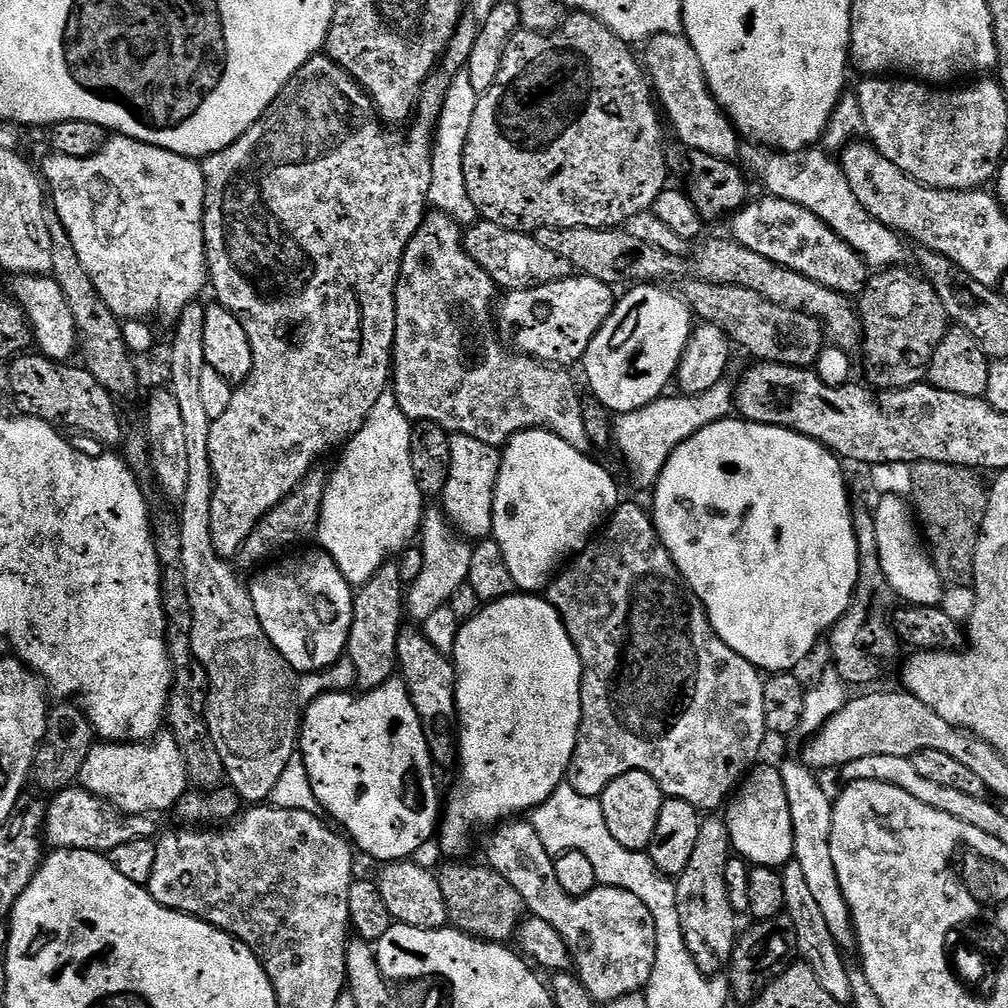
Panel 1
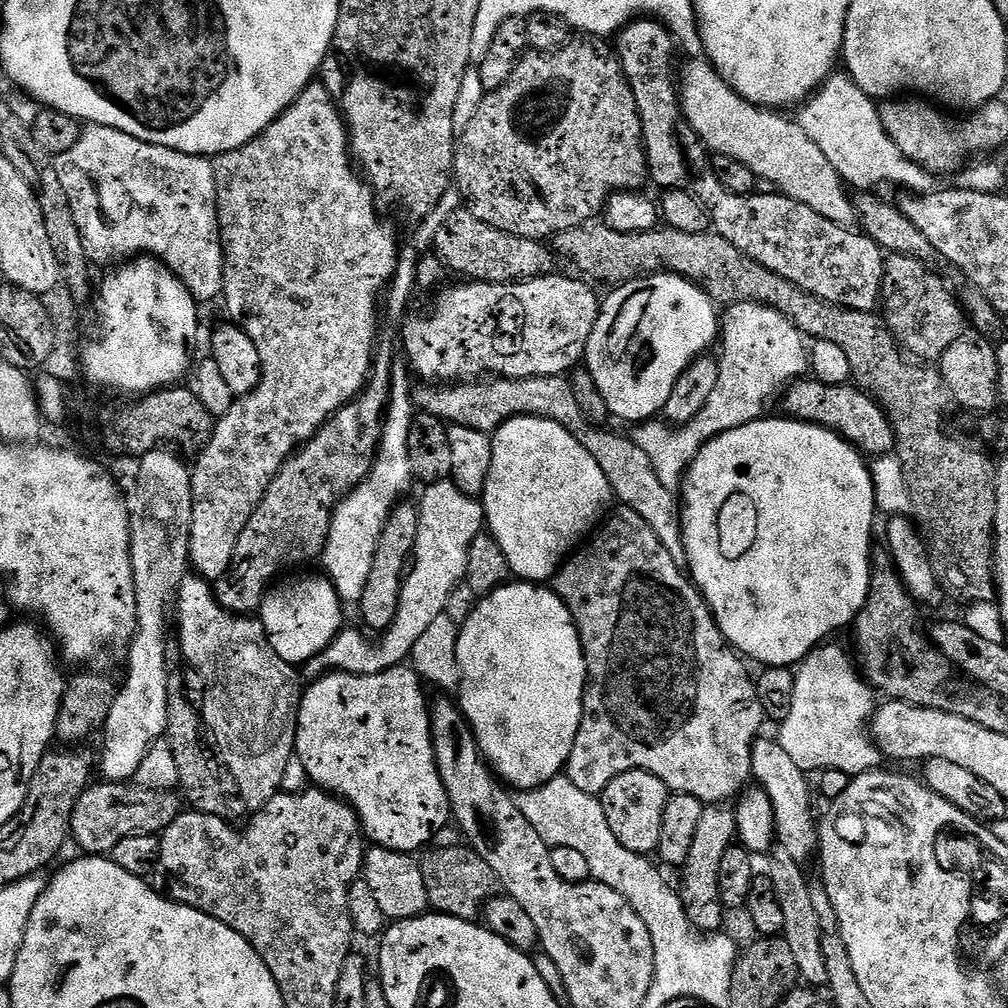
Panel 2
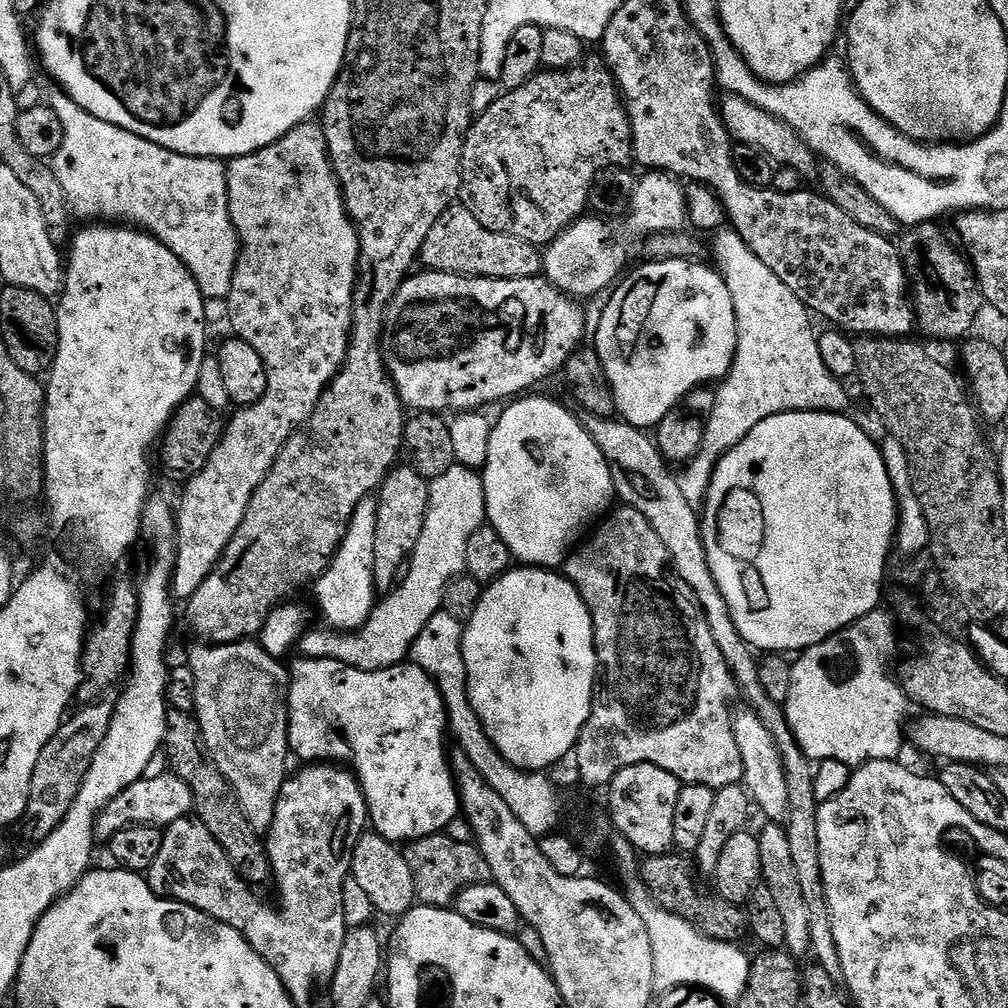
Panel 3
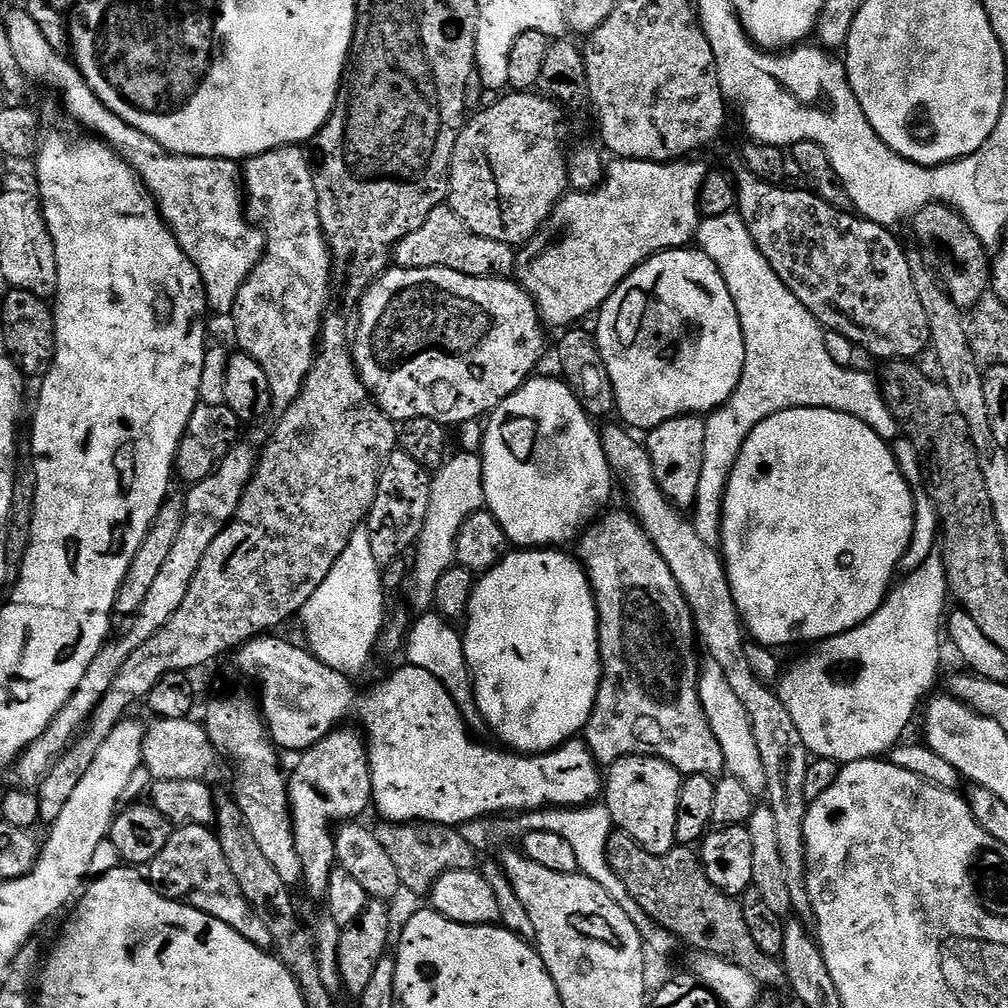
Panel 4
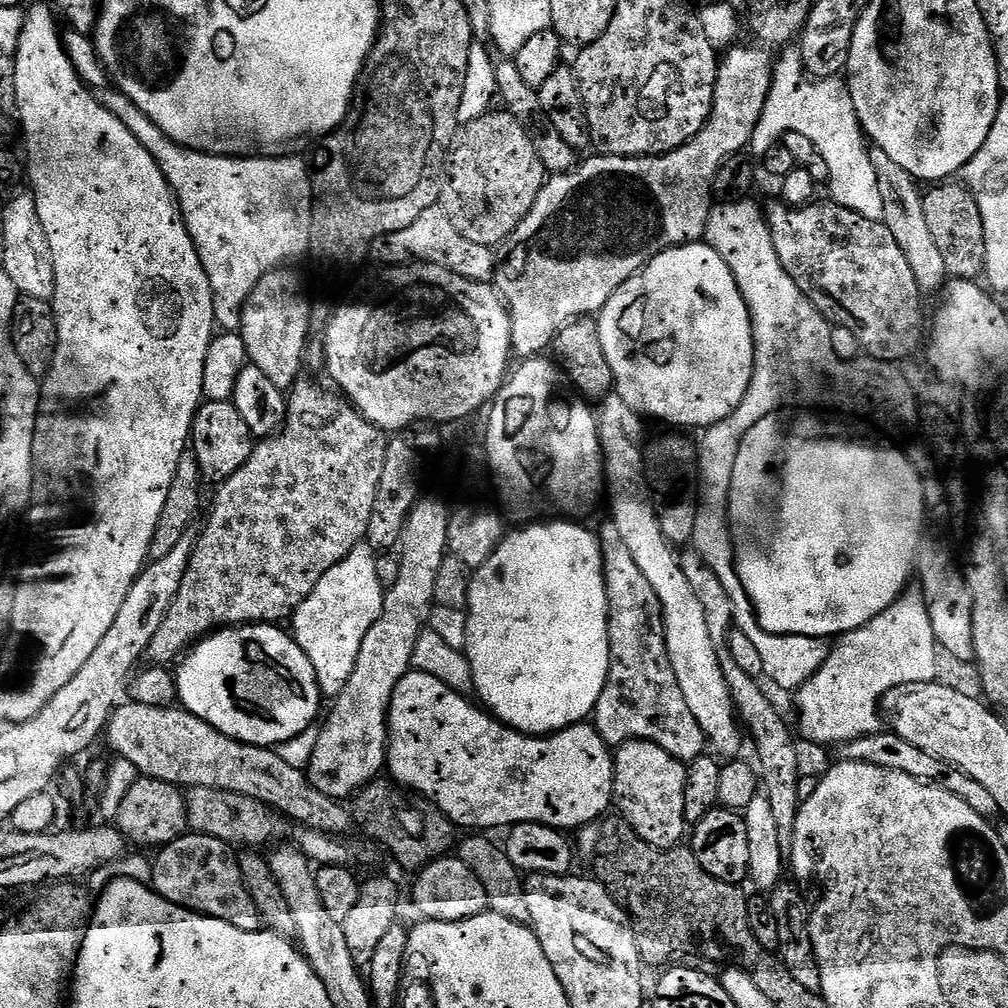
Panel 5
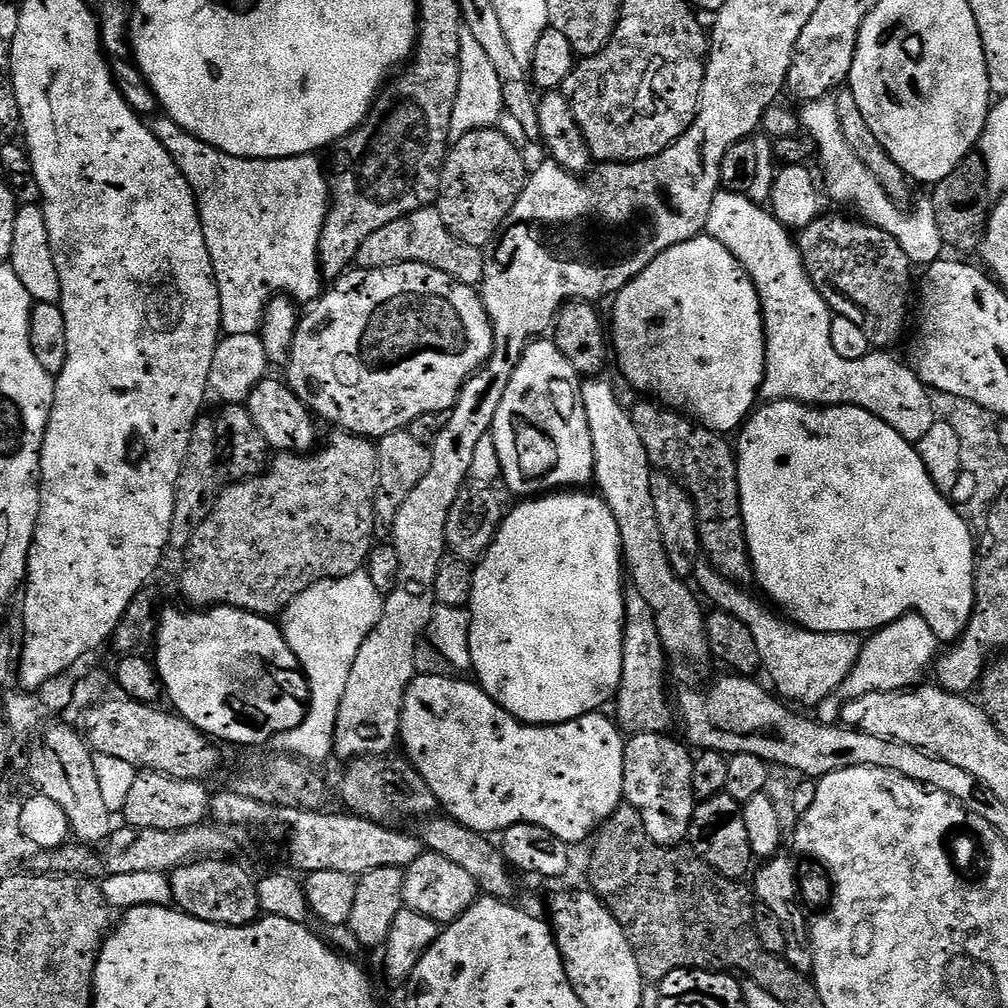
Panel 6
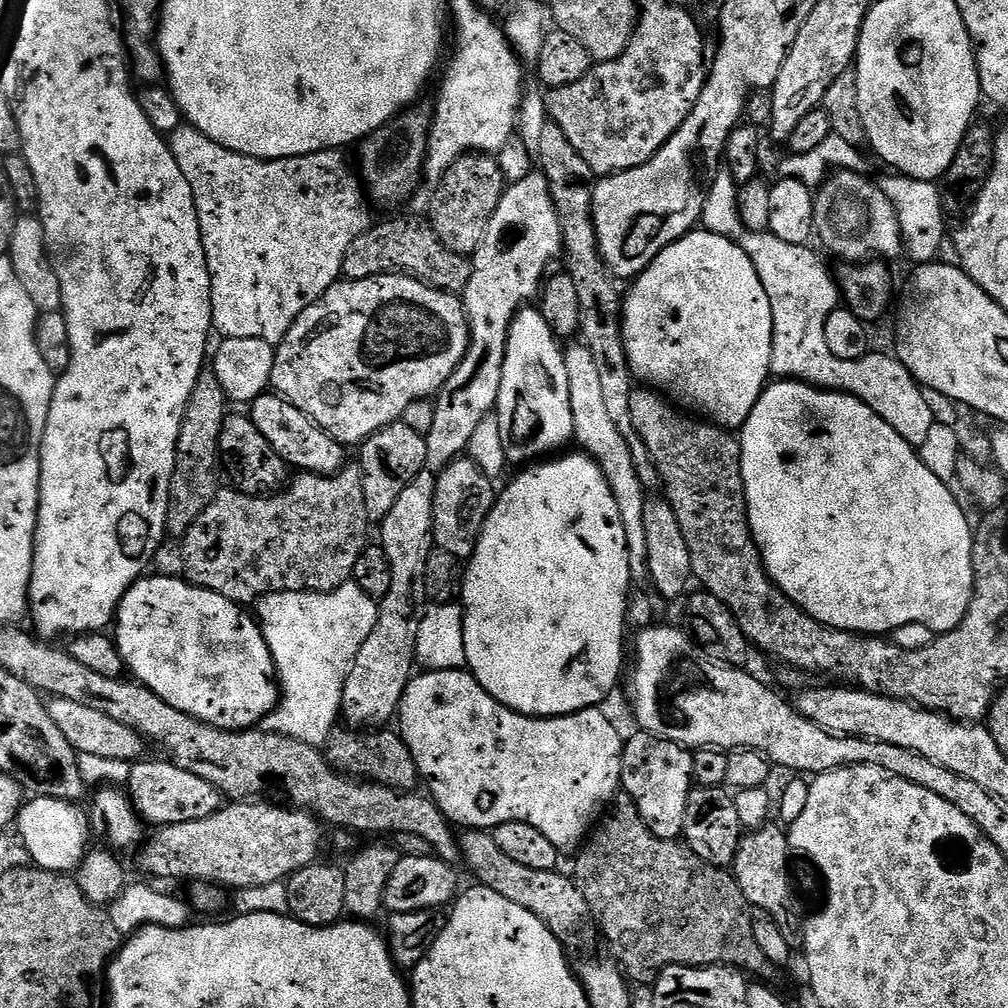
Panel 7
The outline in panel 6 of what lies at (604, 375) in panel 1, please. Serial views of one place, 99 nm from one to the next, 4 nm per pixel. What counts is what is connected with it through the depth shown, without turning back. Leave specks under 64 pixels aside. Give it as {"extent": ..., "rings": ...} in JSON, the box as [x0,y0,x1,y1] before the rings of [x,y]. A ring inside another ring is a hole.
{"extent":[610,234,764,434],"rings":[[[701,234],[692,240],[682,242],[654,258],[646,270],[642,270],[622,291],[615,293],[616,309],[612,312],[612,324],[610,320],[610,340],[614,345],[614,360],[620,363],[624,376],[640,392],[649,392],[653,401],[659,402],[665,408],[671,408],[693,420],[697,424],[704,425],[712,432],[721,434],[735,433],[752,415],[758,404],[760,396],[760,384],[764,380],[764,315],[760,309],[760,299],[756,293],[754,282],[746,274],[746,270],[718,242],[714,237]]]}

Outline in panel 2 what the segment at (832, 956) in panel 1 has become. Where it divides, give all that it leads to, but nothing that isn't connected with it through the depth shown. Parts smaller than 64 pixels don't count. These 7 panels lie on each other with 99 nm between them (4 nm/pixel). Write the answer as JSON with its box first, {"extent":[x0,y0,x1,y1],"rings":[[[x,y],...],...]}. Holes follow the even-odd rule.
{"extent":[766,847,827,986],"rings":[[[773,847],[770,852],[771,856],[772,865],[766,868],[766,874],[772,879],[772,885],[778,894],[778,902],[782,906],[782,918],[784,919],[782,935],[786,942],[790,942],[790,950],[794,950],[800,980],[808,986],[827,985],[826,962],[822,958],[822,938],[818,926],[818,914],[814,914],[814,902],[810,902],[809,877],[804,877],[805,869],[798,862],[794,862],[794,858],[790,858],[790,854],[786,854],[784,848]]]}

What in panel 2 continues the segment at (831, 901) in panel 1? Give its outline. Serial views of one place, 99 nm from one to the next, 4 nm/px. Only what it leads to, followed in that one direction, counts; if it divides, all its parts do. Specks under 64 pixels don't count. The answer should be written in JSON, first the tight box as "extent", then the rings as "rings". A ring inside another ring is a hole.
{"extent":[752,739,820,866],"rings":[[[757,739],[752,746],[752,775],[755,783],[759,787],[764,788],[770,794],[770,804],[774,806],[774,816],[776,818],[776,840],[779,847],[786,850],[786,854],[790,854],[790,858],[794,858],[794,862],[798,862],[802,866],[807,865],[807,860],[817,855],[820,846],[820,829],[818,827],[818,816],[812,813],[812,792],[814,796],[814,788],[808,785],[809,777],[806,773],[794,764],[793,759],[786,754],[782,746],[775,740]]]}

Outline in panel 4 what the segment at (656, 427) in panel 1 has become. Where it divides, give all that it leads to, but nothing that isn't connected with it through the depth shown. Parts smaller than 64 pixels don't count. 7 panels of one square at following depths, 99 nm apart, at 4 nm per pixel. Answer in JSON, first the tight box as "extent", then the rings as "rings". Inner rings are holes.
{"extent":[690,211,902,546],"rings":[[[739,211],[703,217],[700,221],[700,228],[696,231],[695,243],[698,245],[699,251],[707,254],[714,262],[714,266],[718,266],[718,270],[730,290],[730,298],[734,298],[734,306],[738,310],[746,346],[746,362],[742,366],[742,378],[738,382],[734,394],[721,408],[716,409],[706,419],[706,454],[702,454],[702,482],[698,486],[696,506],[690,514],[698,538],[702,538],[702,542],[716,546],[720,543],[724,495],[726,486],[730,482],[730,474],[734,470],[734,462],[738,462],[738,454],[742,450],[746,438],[750,438],[754,426],[766,422],[766,418],[770,418],[782,410],[825,408],[842,414],[850,414],[854,418],[866,422],[866,426],[870,426],[870,430],[874,430],[883,440],[889,442],[897,439],[901,435],[902,429],[886,402],[877,377],[875,380],[868,372],[856,372],[855,367],[838,366],[838,362],[834,362],[834,358],[830,358],[824,341],[825,329],[816,321],[814,314],[810,314],[810,310],[806,310],[806,306],[802,306],[802,302],[798,298],[794,298],[794,294],[788,289],[786,282],[782,282],[782,278],[778,278],[778,274],[774,274],[770,262],[766,262],[766,258],[762,256],[762,250],[758,250]]]}

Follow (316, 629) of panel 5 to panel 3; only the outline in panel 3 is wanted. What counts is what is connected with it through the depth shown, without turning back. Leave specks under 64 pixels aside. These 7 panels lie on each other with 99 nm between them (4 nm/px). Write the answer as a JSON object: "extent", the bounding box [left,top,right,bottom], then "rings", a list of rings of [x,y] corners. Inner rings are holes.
{"extent":[316,502,378,630],"rings":[[[365,502],[358,506],[344,541],[324,575],[316,581],[316,604],[324,620],[332,630],[355,630],[364,625],[378,600],[374,582],[374,526],[376,525],[375,503]]]}

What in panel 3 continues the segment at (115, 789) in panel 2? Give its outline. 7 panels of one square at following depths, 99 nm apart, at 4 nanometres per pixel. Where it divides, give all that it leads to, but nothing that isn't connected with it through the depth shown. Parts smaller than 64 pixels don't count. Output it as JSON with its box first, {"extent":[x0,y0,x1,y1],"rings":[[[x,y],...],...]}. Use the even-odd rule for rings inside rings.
{"extent":[96,774,194,842],"rings":[[[174,774],[168,776],[145,775],[144,779],[126,786],[118,798],[111,800],[108,805],[100,812],[100,817],[96,819],[96,838],[97,841],[107,842],[127,828],[134,826],[154,826],[161,830],[168,825],[191,817],[194,812],[194,794],[190,792],[190,786],[182,782]]]}

